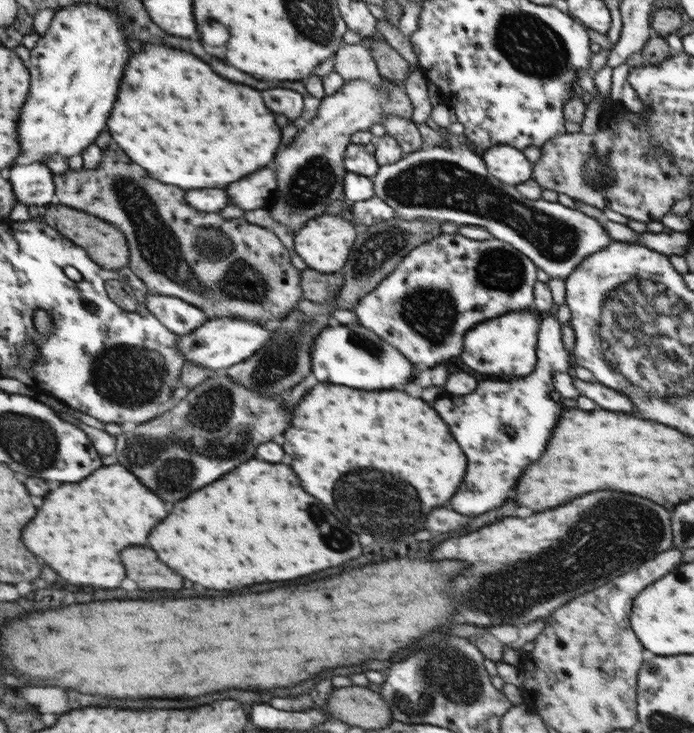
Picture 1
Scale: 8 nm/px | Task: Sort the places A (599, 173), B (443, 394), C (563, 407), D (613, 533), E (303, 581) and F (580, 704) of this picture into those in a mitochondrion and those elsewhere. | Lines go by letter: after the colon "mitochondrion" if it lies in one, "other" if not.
A: mitochondrion
B: other
C: other
D: mitochondrion
E: other
F: other

